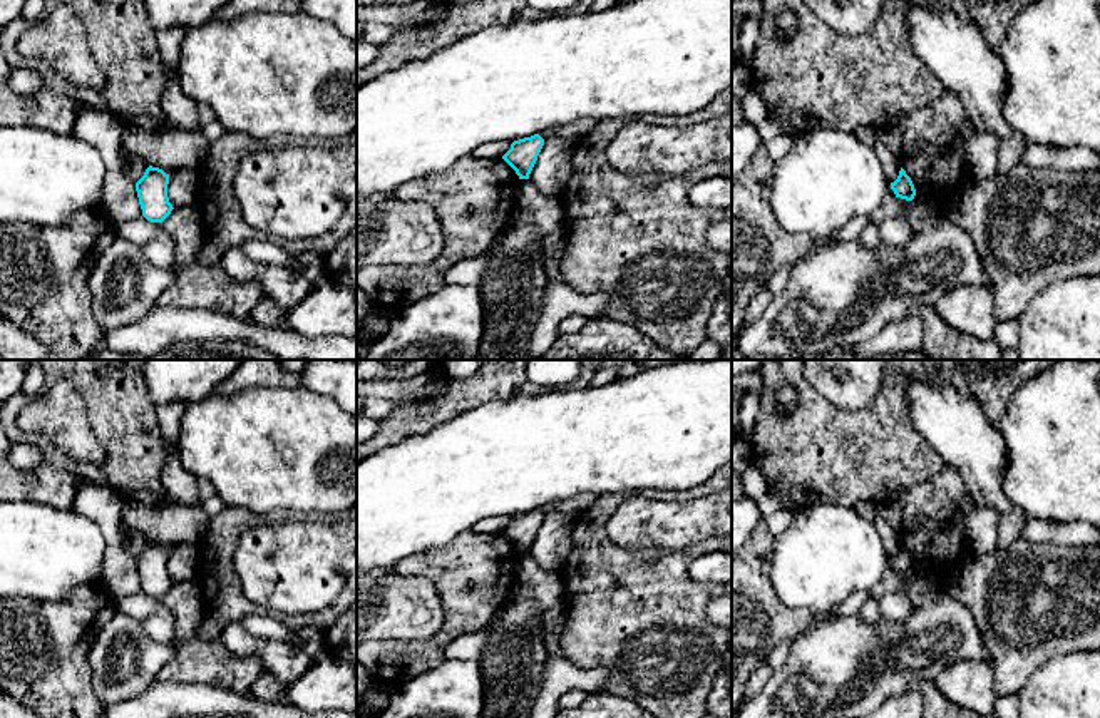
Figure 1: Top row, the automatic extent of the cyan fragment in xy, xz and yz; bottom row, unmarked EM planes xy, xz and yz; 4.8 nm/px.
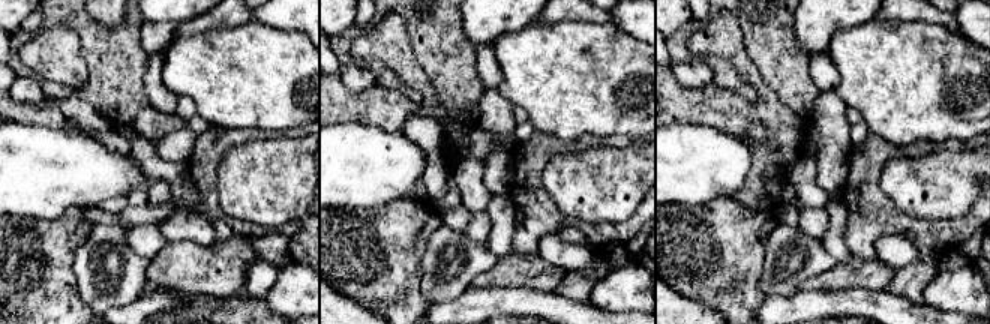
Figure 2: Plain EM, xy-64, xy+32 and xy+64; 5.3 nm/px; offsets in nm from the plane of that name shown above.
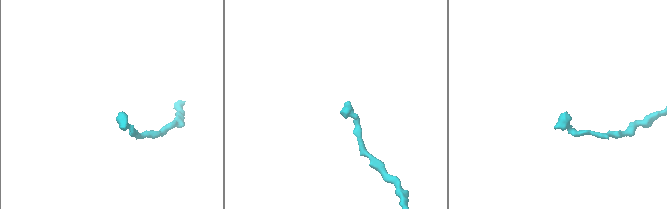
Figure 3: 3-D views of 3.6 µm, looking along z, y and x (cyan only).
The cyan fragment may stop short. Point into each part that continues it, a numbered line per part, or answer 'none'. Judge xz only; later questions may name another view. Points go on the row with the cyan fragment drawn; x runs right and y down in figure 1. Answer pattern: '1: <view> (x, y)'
none

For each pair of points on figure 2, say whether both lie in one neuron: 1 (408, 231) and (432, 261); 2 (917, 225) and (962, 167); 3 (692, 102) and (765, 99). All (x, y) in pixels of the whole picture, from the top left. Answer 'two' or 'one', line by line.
1: two
2: two
3: one

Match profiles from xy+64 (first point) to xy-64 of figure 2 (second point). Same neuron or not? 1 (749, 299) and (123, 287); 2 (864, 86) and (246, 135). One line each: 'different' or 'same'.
1: different
2: different

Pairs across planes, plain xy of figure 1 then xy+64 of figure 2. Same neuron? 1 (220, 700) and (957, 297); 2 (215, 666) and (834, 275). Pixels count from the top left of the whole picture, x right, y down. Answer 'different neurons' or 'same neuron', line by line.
1: different neurons
2: same neuron

